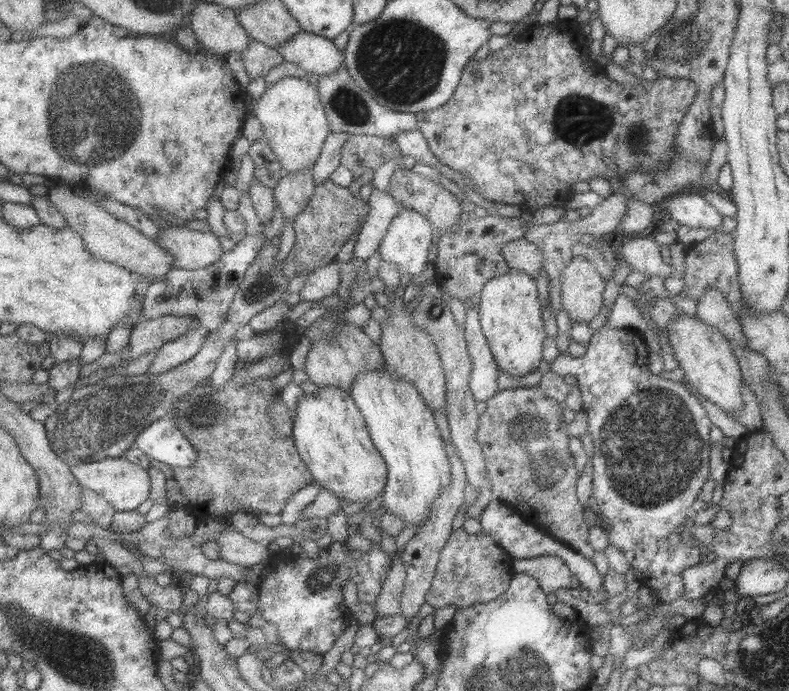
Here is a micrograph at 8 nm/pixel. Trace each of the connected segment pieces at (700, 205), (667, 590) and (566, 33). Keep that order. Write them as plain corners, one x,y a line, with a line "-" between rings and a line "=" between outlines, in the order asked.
681,192
668,195
661,201
661,208
669,214
669,218
689,228
721,227
722,216
709,204
700,192
=
604,325
590,336
585,347
586,351
584,355
579,357
561,354
553,360
553,362
549,363
549,371
562,377
565,376
565,374
570,374
575,376
577,380
578,389
582,395
582,408
588,422
587,433
591,436
591,442
593,444
593,455
589,457
593,466
593,476
590,482
592,498
595,499
595,504
598,506
600,512
599,517
607,520
608,524
611,525
611,531
607,532
608,544
619,549
623,553
625,560
630,564
630,567
642,574
639,581
643,586
650,589
650,593
656,598
656,602
661,605
667,605
673,602
673,600
682,598
684,595
684,587
681,582
681,574
683,571
704,562
704,552
700,547
694,548
682,542
671,545
667,536
673,534
673,532
677,532
676,528
685,525
685,520
692,514
691,505
693,501
699,497
703,484
708,480
711,437
709,433
713,427
705,413
705,409
701,407
700,401
689,393
688,390
684,391
681,383
675,383
671,380
663,381
659,375
652,374
651,371
649,371
647,368
647,355
649,353
641,333
629,328
610,328
=
560,20
543,24
533,24
524,30
523,36
515,44
508,44
503,49
489,53
485,58
469,62
459,79
458,87
454,90
450,101
442,107
431,112
419,112
418,129
427,141
429,150
433,153
437,164
445,164
451,170
463,174
462,180
457,182
458,186
465,186
479,194
481,198
500,204
517,204
524,210
533,211
544,206
555,207
567,201
573,194
571,187
576,182
588,181
597,177
611,182
611,186
617,186
616,180
623,178
629,171
641,174
652,168
662,169
670,163
674,155
674,136
683,116
687,114
689,106
693,104
696,95
696,84
690,80
681,78
655,77
653,80
642,80
638,85
622,85
611,80
603,67
593,63
588,57
588,39
580,32
580,28
572,20

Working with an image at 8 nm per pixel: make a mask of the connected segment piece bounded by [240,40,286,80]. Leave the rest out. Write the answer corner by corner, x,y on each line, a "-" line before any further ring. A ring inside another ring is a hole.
253,40
240,57
253,80
264,77
271,68
275,68
277,64
286,60
278,49
258,40

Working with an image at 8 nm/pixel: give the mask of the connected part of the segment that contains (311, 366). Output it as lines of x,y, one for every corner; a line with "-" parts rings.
347,323
336,333
327,338
311,343
303,369
310,381
318,387
341,387
351,391
354,380
369,369
380,369
387,365
386,356
380,347
375,344
359,326

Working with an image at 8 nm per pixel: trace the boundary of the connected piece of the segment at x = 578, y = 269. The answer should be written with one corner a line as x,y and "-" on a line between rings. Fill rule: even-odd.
573,256
569,264
563,268
560,276
560,295
562,309
567,312
571,322
593,320
601,310
603,304
603,287
605,282
599,277
595,267
585,256

